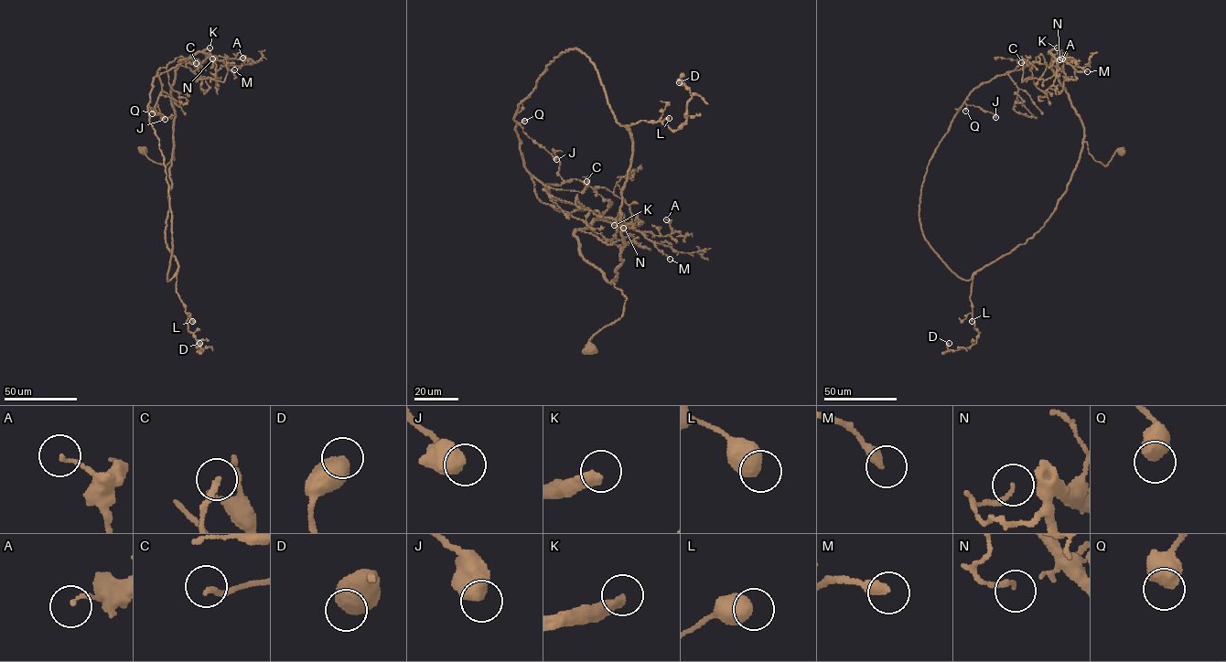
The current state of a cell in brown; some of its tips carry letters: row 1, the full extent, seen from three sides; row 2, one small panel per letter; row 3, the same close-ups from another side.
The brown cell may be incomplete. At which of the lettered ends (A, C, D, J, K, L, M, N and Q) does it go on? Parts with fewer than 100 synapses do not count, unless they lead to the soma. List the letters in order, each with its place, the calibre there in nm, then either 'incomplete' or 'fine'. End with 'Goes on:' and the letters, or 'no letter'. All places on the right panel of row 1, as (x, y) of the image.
A: at (1062, 58); 110 nm thick; fine
C: at (1021, 62); 200 nm thick; fine
D: at (949, 343); 650 nm thick; fine
J: at (995, 117); 600 nm thick; fine
K: at (1057, 48); 440 nm thick; incomplete
L: at (972, 321); 600 nm thick; fine
M: at (1087, 71); 360 nm thick; fine
N: at (1059, 59); 140 nm thick; fine
Q: at (965, 111); 700 nm thick; fine
Goes on: K

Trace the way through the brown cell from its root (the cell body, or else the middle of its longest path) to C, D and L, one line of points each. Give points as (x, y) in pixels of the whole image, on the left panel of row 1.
C: (143, 152), (166, 165), (173, 141), (168, 281), (168, 186), (147, 105), (154, 78), (196, 63)
D: (143, 152), (166, 165), (173, 141), (165, 239), (178, 265), (188, 330), (203, 350), (199, 343)
L: (143, 152), (154, 162), (166, 165), (174, 159), (173, 141), (165, 239), (178, 267), (176, 293), (192, 321)

